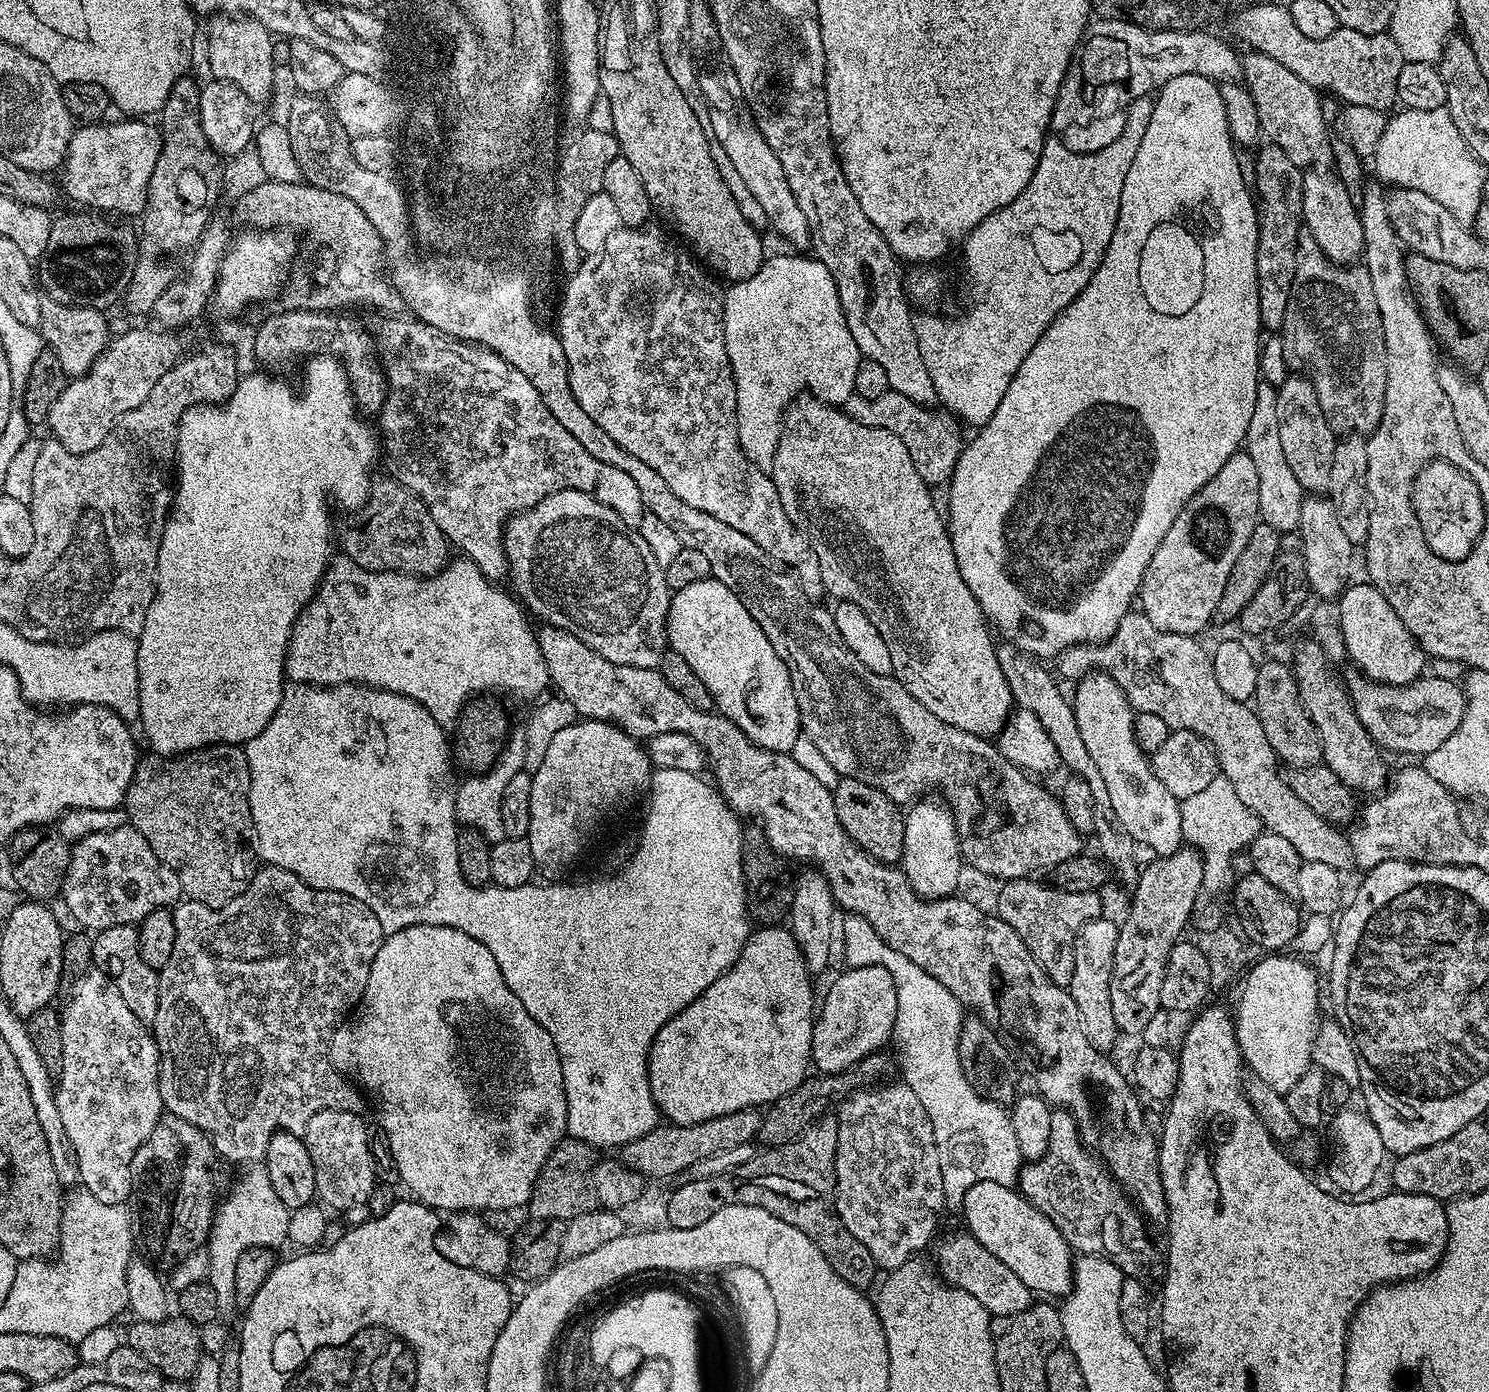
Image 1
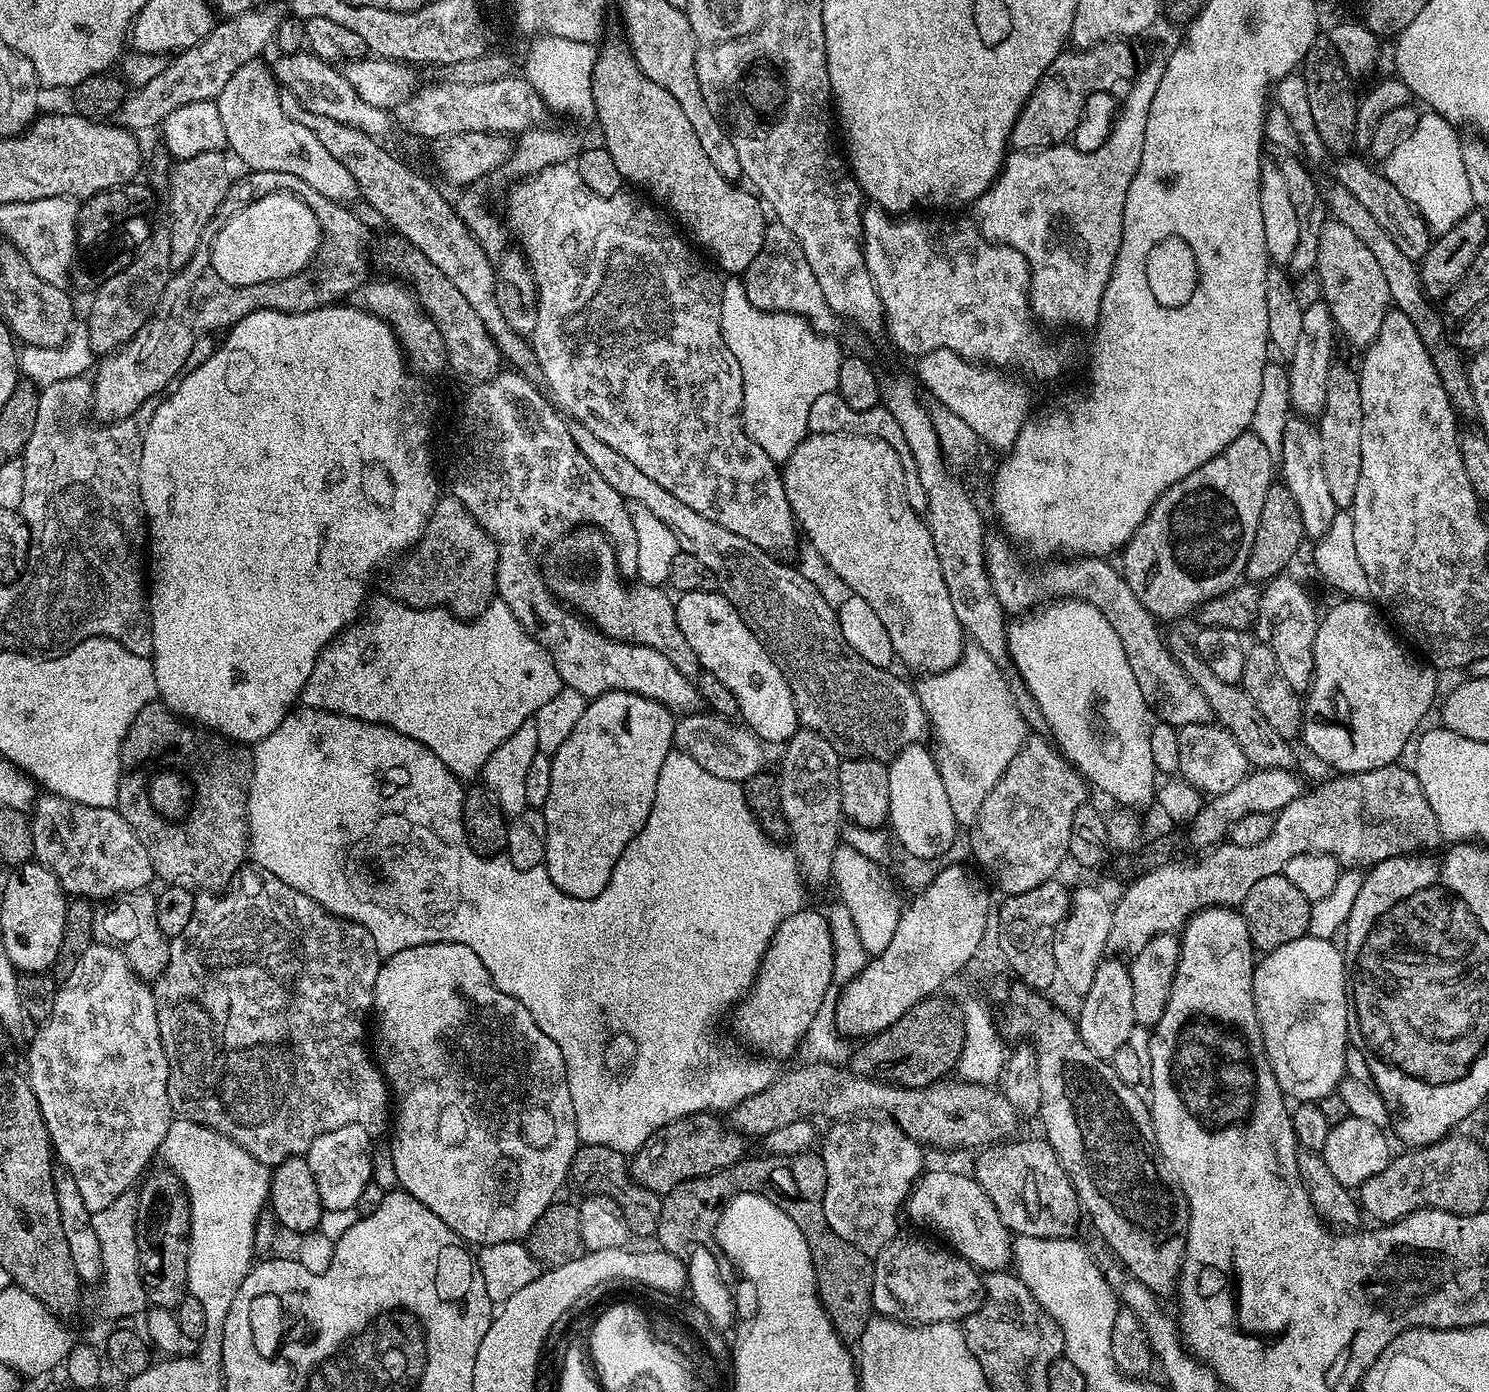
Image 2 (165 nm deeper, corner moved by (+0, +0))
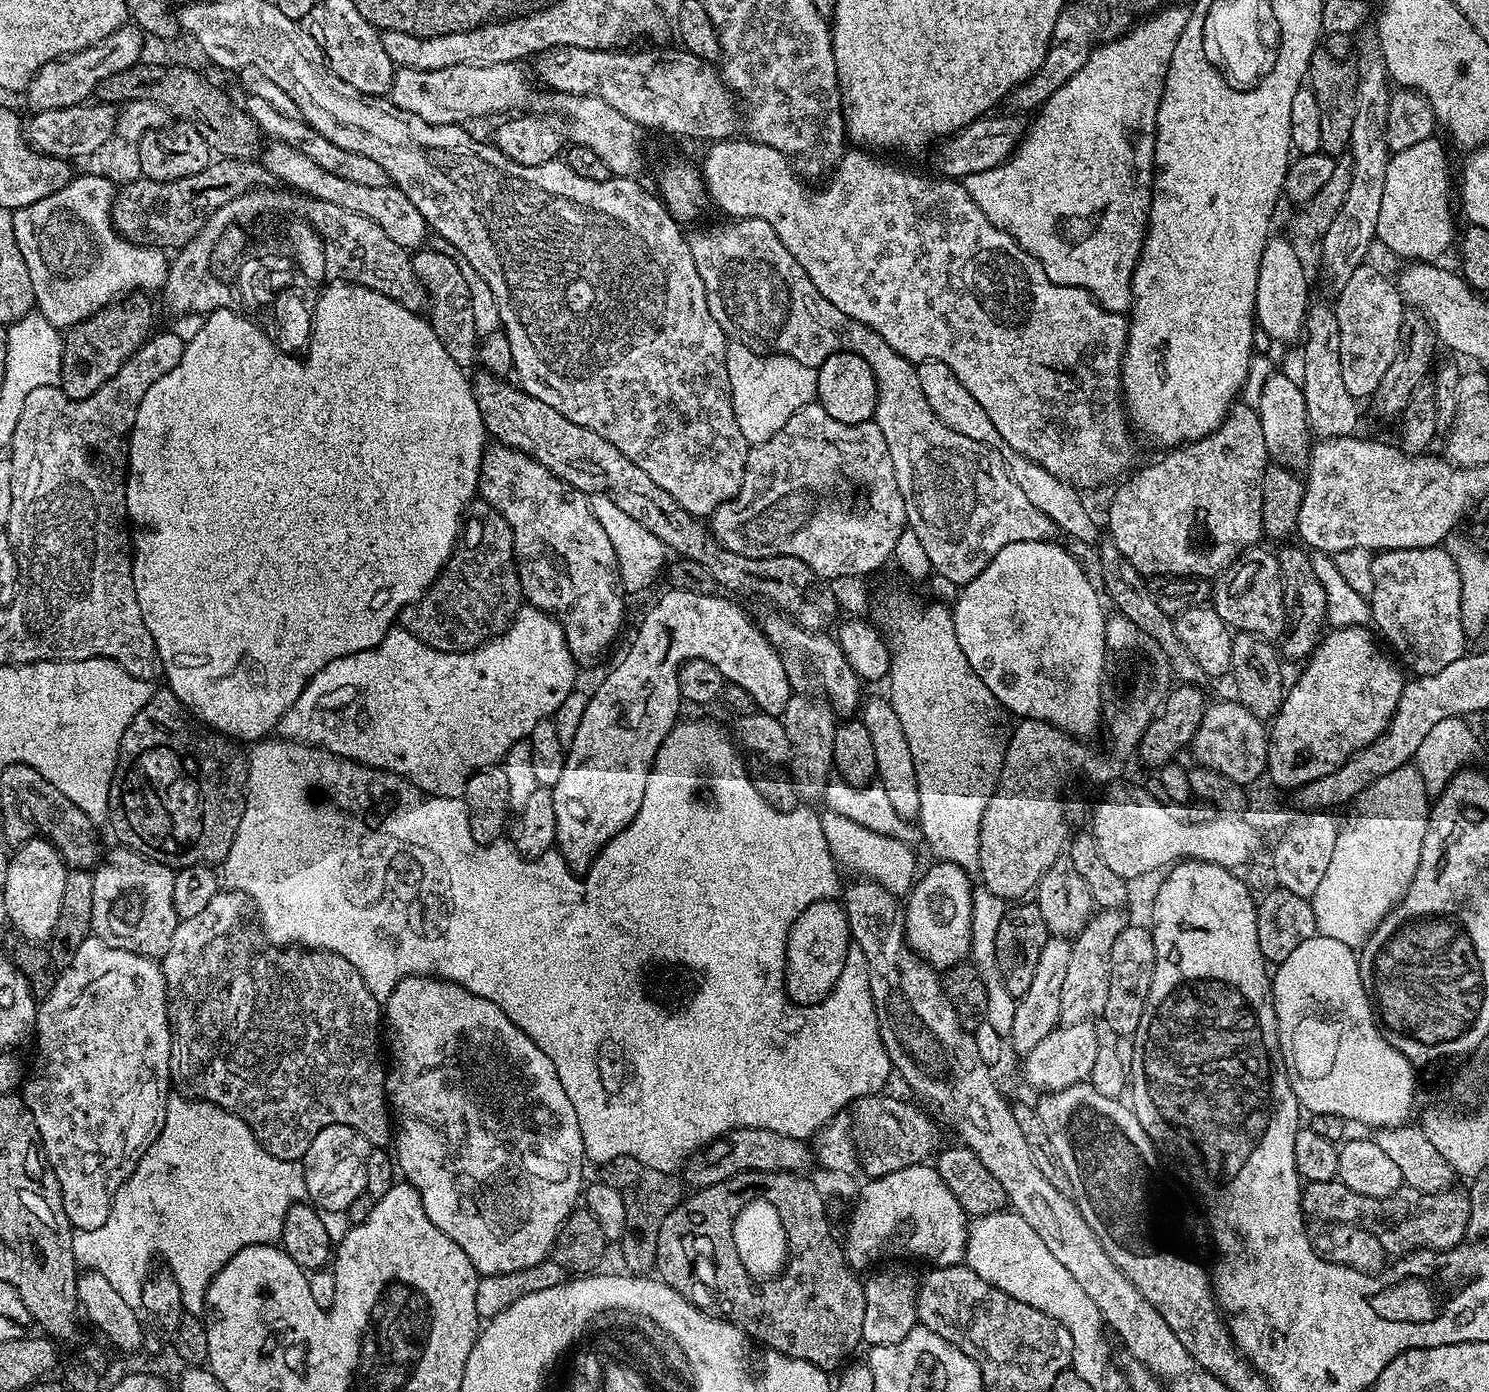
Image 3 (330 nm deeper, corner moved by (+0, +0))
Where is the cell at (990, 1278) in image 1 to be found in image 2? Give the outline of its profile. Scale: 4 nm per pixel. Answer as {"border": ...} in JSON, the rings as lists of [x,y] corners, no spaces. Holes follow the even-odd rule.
{"border":[[[891,1240],[874,1257],[872,1307],[879,1315],[903,1318],[913,1324],[963,1322],[984,1301],[984,1281],[972,1263],[943,1243]]]}

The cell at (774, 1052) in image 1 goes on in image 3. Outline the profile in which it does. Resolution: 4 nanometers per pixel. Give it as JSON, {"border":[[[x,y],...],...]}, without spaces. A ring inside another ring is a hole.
{"border":[[[839,899],[814,902],[787,925],[786,931],[788,949],[784,963],[784,991],[788,999],[793,1004],[822,1002],[834,990],[842,966],[846,966],[848,949],[854,944],[843,903]]]}

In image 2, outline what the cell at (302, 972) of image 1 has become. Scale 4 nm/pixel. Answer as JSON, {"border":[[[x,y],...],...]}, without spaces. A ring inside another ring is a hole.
{"border":[[[245,866],[240,869],[235,880],[232,881],[227,890],[221,891],[219,894],[200,894],[197,895],[194,902],[194,914],[190,917],[190,922],[186,926],[186,930],[182,930],[182,934],[171,937],[168,945],[168,961],[166,962],[166,970],[162,970],[162,974],[154,981],[154,991],[156,993],[156,1013],[158,1014],[158,1030],[162,1038],[162,1046],[164,1053],[168,1059],[168,1097],[172,1103],[173,1113],[177,1117],[185,1120],[193,1120],[202,1126],[206,1126],[210,1130],[214,1130],[218,1134],[222,1134],[226,1138],[230,1138],[238,1146],[242,1146],[242,1150],[246,1150],[246,1154],[250,1154],[254,1158],[258,1158],[258,1162],[269,1166],[275,1166],[286,1162],[286,1158],[291,1156],[304,1156],[314,1142],[314,1138],[318,1138],[324,1132],[330,1130],[338,1130],[342,1126],[362,1126],[362,1130],[366,1130],[369,1137],[376,1138],[380,1131],[387,1129],[390,1124],[390,1089],[385,1081],[384,1073],[380,1071],[377,1061],[368,1057],[368,1048],[364,1045],[364,1019],[369,1019],[372,1012],[372,995],[374,994],[374,982],[378,978],[378,970],[382,963],[380,951],[374,946],[374,938],[370,934],[370,930],[366,930],[361,924],[355,924],[353,920],[343,920],[340,916],[336,916],[333,912],[328,912],[318,902],[314,902],[314,898],[310,898],[304,892],[294,890],[286,882],[282,882],[282,878],[278,878],[274,874],[270,874],[270,870],[259,866]]]}

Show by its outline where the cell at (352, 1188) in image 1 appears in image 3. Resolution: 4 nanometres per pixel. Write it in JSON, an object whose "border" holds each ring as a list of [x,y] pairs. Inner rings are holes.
{"border":[[[341,1124],[326,1126],[326,1130],[322,1130],[314,1142],[310,1142],[310,1150],[306,1150],[302,1161],[307,1199],[321,1213],[347,1213],[350,1202],[365,1192],[366,1158],[369,1151],[368,1139],[357,1128]]]}

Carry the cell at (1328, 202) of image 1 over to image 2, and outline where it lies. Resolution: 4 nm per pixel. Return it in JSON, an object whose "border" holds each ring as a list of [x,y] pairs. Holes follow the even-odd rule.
{"border":[[[1329,219],[1320,230],[1318,246],[1316,247],[1316,267],[1315,275],[1320,275],[1320,284],[1324,287],[1322,299],[1327,304],[1332,315],[1333,325],[1337,329],[1344,331],[1344,336],[1359,350],[1367,349],[1375,338],[1378,330],[1382,326],[1382,318],[1390,310],[1392,299],[1390,298],[1390,286],[1386,286],[1386,277],[1382,275],[1382,269],[1378,266],[1378,261],[1374,259],[1374,254],[1362,246],[1362,241],[1354,238],[1354,233],[1346,226],[1342,226],[1338,221]]]}

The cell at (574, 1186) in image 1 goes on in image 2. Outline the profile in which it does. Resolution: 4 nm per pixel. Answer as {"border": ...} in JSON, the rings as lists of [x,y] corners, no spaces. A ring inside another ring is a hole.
{"border":[[[581,1144],[574,1154],[574,1162],[568,1171],[571,1183],[581,1188],[581,1193],[589,1196],[608,1196],[613,1205],[622,1213],[626,1226],[630,1226],[633,1237],[655,1237],[658,1230],[658,1218],[662,1214],[664,1201],[661,1193],[646,1190],[646,1186],[632,1179],[630,1160],[625,1153],[615,1152],[606,1146]]]}

